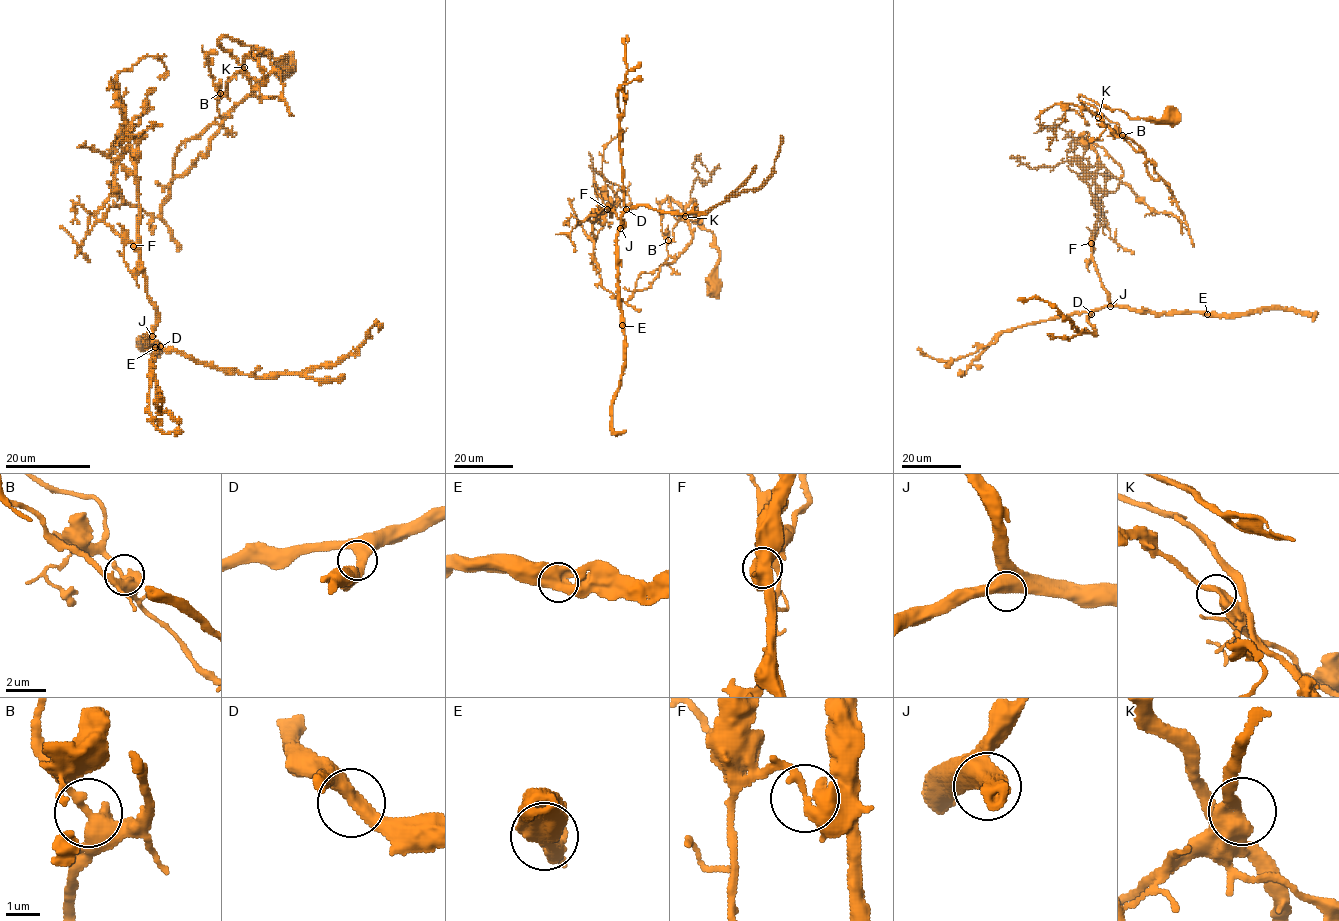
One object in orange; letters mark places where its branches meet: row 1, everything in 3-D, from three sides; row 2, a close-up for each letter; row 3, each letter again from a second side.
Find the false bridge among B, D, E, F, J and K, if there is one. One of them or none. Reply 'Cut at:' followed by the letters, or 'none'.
Cut at: F

